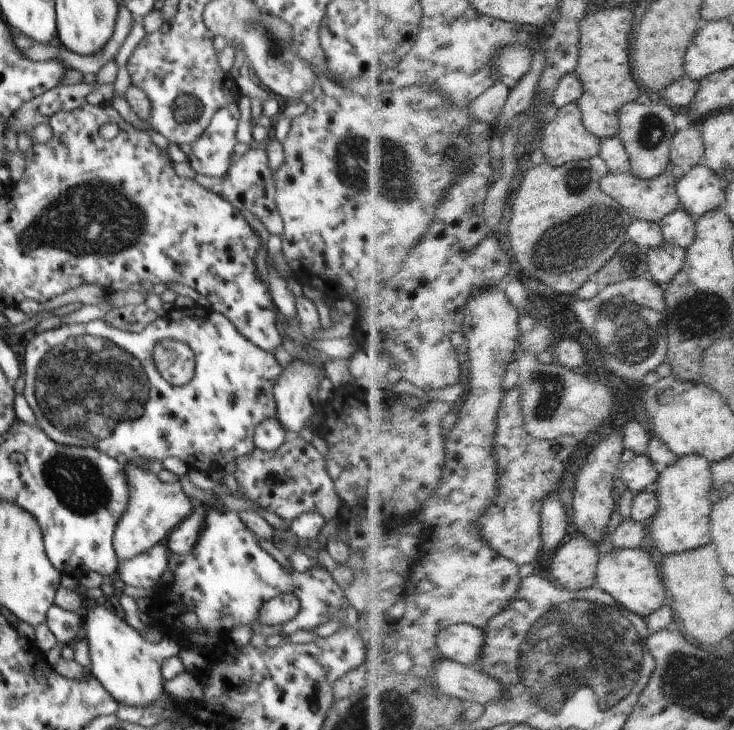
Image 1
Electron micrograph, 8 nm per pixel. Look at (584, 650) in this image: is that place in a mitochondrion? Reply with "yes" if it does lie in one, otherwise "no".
yes

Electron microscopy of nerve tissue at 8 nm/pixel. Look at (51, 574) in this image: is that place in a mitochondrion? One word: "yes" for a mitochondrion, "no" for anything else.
no

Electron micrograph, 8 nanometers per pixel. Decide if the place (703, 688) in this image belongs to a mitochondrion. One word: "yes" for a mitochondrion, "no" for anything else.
yes

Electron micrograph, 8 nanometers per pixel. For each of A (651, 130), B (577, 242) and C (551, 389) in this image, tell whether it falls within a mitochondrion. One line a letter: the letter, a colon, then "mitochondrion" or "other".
A: mitochondrion
B: mitochondrion
C: mitochondrion

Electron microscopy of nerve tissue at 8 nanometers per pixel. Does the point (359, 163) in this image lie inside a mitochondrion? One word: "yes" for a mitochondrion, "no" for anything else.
yes

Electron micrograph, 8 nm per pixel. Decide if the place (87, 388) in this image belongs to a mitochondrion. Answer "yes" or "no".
yes

